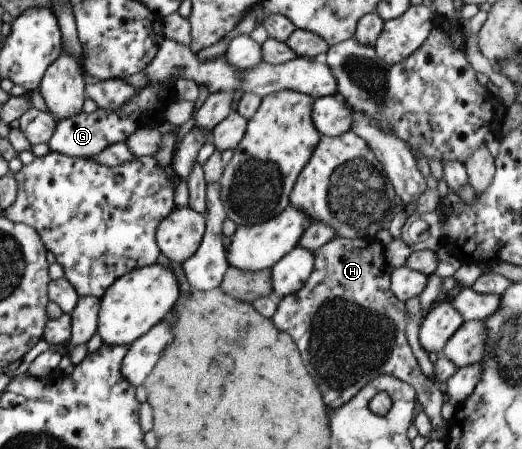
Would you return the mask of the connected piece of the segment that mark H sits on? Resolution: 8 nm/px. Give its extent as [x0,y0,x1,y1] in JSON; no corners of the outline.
[270,237,445,430]

